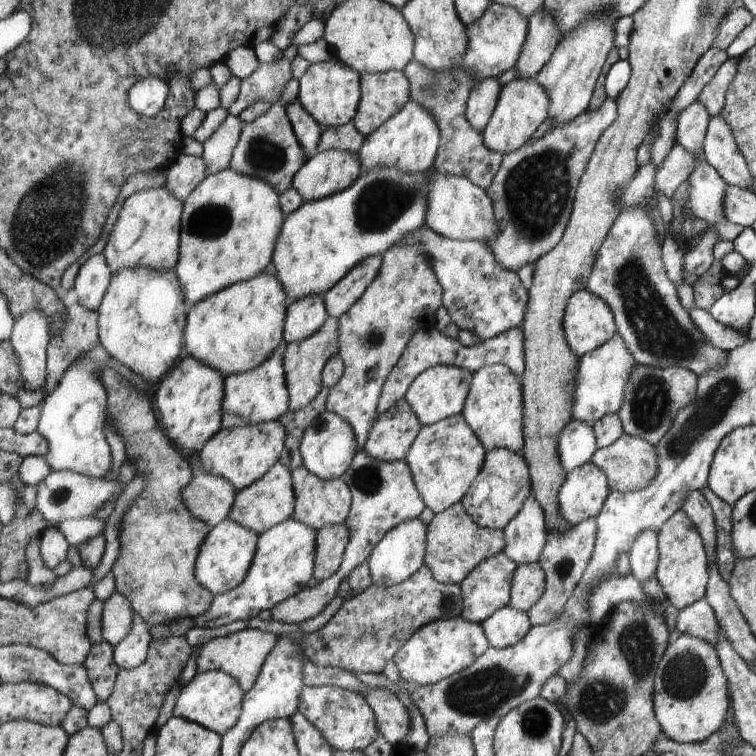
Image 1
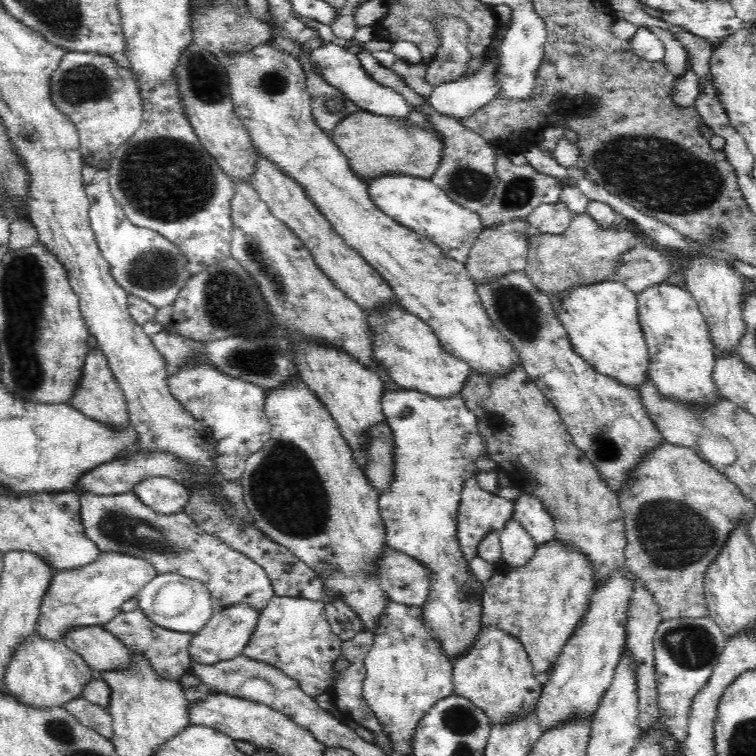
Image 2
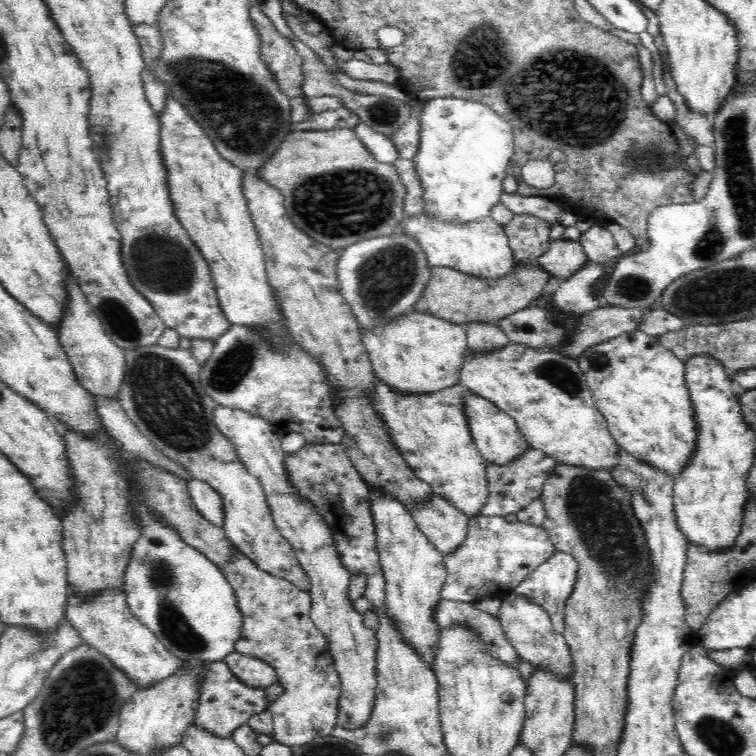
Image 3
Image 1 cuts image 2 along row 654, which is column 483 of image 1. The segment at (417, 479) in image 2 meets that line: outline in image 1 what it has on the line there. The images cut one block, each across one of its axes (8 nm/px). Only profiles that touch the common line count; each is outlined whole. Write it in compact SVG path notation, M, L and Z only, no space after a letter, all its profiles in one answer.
M461 414L429 426L425 425L404 462L426 507L437 514L462 502L479 476L488 452Z

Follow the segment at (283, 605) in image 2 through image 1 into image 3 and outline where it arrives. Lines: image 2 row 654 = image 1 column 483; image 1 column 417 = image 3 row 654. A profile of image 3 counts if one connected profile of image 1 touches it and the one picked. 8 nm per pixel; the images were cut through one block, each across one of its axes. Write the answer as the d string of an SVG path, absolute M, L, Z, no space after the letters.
M234 651L224 661L238 680L254 689L265 689L278 682L276 671L270 664L252 655Z

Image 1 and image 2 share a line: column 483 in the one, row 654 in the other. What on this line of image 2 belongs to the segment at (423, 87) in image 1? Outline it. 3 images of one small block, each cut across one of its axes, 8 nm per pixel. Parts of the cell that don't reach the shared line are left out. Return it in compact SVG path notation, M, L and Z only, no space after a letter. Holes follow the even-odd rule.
M139 609L134 612L121 612L104 627L110 630L119 641L122 641L130 654L136 653L138 656L144 657L150 668L158 673L158 676L166 680L179 682L183 674L190 673L191 660L188 646L190 646L190 640L192 640L194 634L176 633L168 629L162 629L160 626L154 626ZM35 632L14 653L8 673L5 674L5 683L10 696L20 705L32 709L54 709L82 697L85 686L93 678L92 667L84 657L62 641L44 641Z

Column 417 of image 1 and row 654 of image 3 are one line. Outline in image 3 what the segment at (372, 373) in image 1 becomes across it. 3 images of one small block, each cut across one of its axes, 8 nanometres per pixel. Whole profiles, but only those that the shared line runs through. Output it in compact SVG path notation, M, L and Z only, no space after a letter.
M238 551L236 560L224 565L221 570L233 586L240 611L244 615L242 636L236 641L235 651L252 655L268 664L276 671L278 681L284 687L281 695L268 707L273 715L272 737L280 744L289 747L302 746L320 737L329 737L337 724L339 698L341 695L341 678L334 664L330 642L326 635L314 625L311 616L311 594L300 590L291 582L276 578L258 568L242 552Z

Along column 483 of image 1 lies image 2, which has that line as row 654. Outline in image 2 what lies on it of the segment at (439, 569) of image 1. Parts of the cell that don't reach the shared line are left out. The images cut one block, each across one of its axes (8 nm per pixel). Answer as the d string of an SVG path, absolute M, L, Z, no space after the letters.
M556 539L548 546L536 550L535 558L524 567L514 570L503 570L501 564L496 564L496 572L483 582L485 591L482 597L482 623L484 628L500 629L518 639L519 644L526 650L528 660L533 666L535 677L540 686L546 684L550 672L556 665L573 632L585 620L590 612L590 601L594 593L594 581L591 580L590 561L582 554L564 550Z

